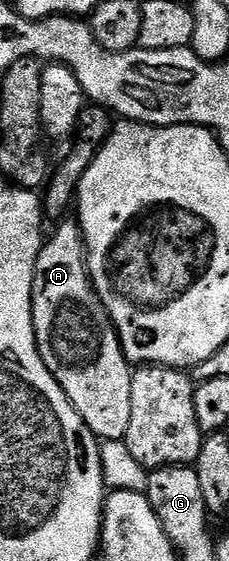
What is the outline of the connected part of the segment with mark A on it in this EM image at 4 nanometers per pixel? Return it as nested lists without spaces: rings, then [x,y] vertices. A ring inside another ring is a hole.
[[[62,219],[55,225],[58,226],[55,227],[54,234],[51,237],[49,234],[42,242],[42,249],[38,253],[36,271],[34,272],[32,319],[34,320],[34,334],[36,335],[38,350],[48,367],[48,371],[52,371],[56,383],[60,383],[60,387],[64,387],[64,395],[68,395],[72,407],[76,407],[76,411],[80,411],[80,419],[84,419],[84,423],[88,423],[88,427],[92,430],[95,437],[102,441],[120,441],[125,438],[128,431],[128,423],[132,419],[132,379],[134,378],[132,362],[124,355],[116,327],[110,321],[110,316],[104,307],[104,303],[99,299],[94,285],[90,282],[90,272],[86,270],[86,244],[82,241],[82,228],[78,226],[77,220],[74,219]]]

